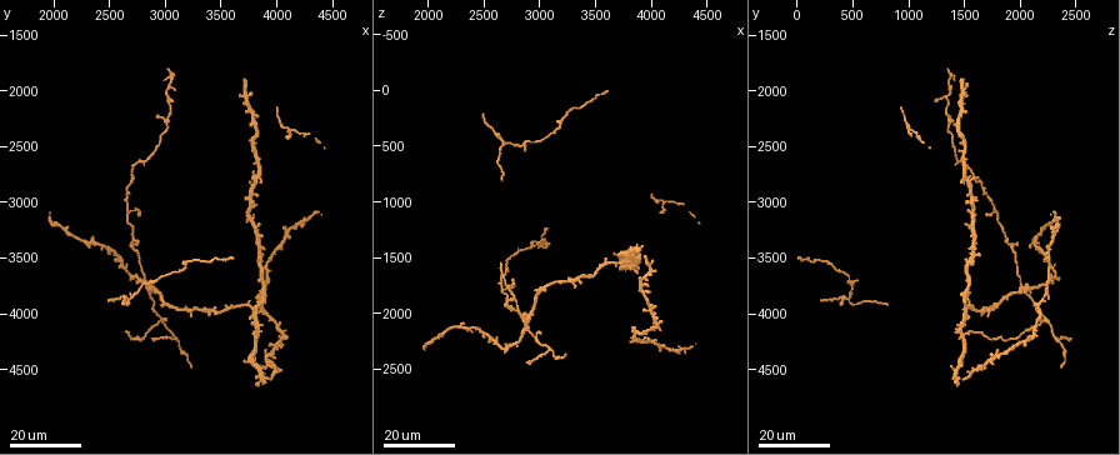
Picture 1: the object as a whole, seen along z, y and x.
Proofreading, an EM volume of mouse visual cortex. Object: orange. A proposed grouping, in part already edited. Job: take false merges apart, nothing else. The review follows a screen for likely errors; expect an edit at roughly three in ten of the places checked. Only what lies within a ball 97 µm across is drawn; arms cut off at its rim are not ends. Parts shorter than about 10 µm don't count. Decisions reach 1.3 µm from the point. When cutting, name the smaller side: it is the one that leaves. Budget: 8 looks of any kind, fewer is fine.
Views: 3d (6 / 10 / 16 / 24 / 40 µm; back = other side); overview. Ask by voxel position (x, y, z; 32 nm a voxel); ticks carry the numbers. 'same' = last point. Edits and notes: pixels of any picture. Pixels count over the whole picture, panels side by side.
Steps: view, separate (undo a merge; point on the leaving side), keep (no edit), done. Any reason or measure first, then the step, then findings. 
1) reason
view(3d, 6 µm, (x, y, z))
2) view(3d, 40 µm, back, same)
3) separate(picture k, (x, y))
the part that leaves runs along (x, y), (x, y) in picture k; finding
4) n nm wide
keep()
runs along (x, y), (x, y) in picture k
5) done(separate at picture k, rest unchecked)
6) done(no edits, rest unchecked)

three arms meet
view(3d, 16 µm, (2820, 2660, 1440))

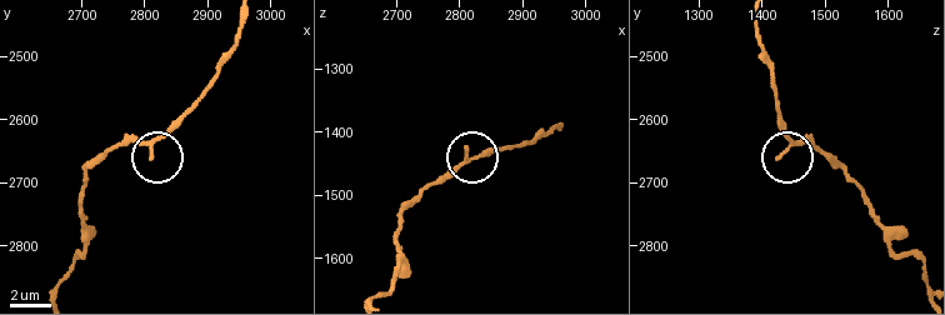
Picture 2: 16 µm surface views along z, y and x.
view(3d, 10 µm, (2815, 2630, 1445))

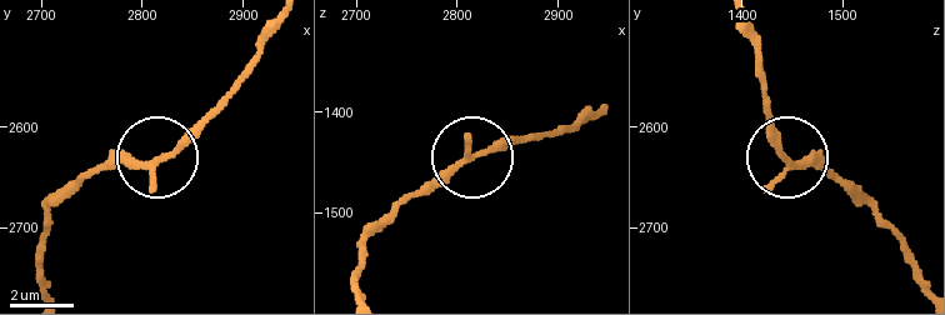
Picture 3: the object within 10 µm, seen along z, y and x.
3 arms
keep()
runs along (920, 268), (906, 244), (826, 163), (784, 153), (770, 109) in picture 3; one neuron here

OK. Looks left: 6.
a narrow waist
view(3d, 16 µm, (3020, 2260, 1340))

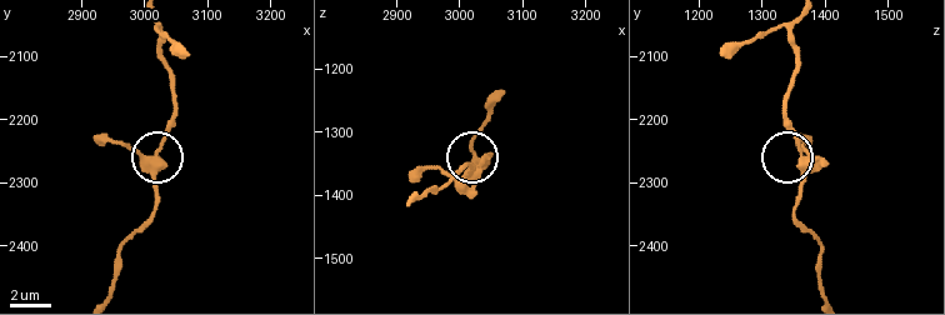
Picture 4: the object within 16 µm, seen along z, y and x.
view(3d, 6 µm, (3025, 2245, 1360))

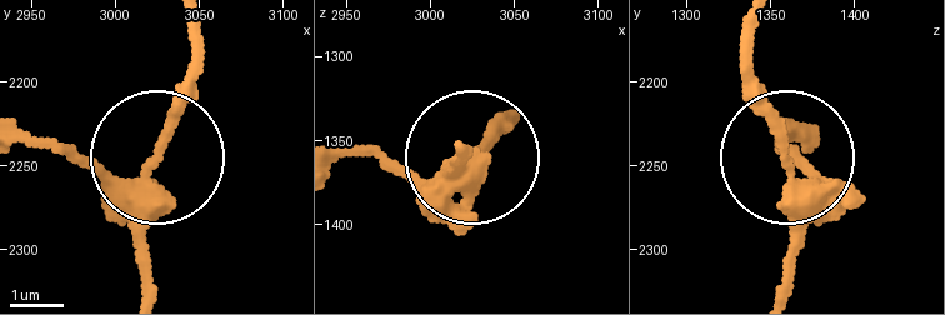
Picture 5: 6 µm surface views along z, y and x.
view(3d, 6 µm, back, (3024, 2242, 1358))

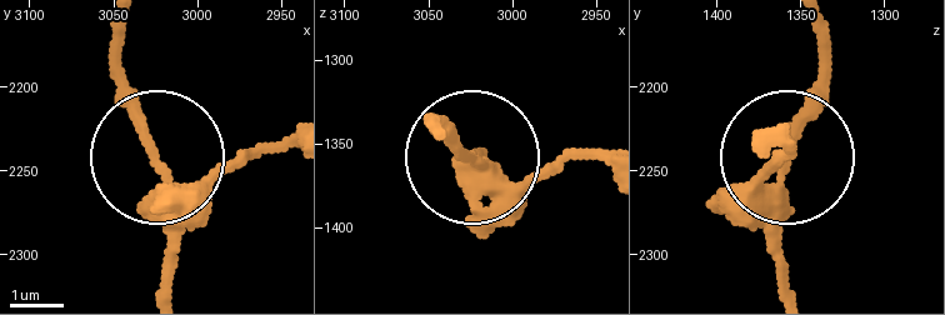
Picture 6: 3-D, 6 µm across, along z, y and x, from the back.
keep()
runs along (790, 281), (776, 188), (826, 58) in picture 6; all the same neuron

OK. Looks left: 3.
four-way junction
view(3d, 24 µm, (2700, 3880, 460))

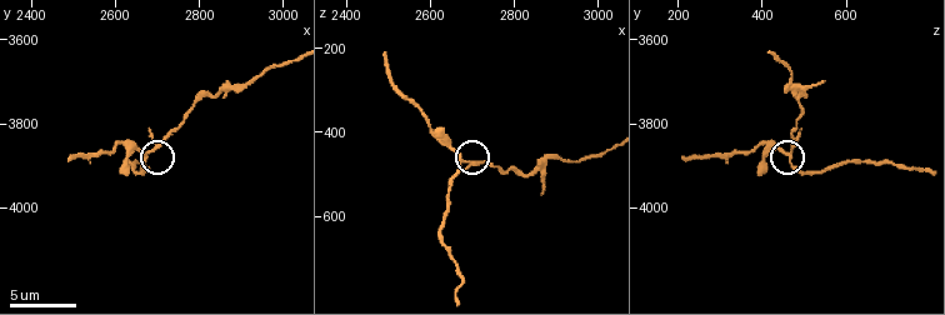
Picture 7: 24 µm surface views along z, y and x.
closer look
view(3d, 6 µm, (2675, 3865, 470))

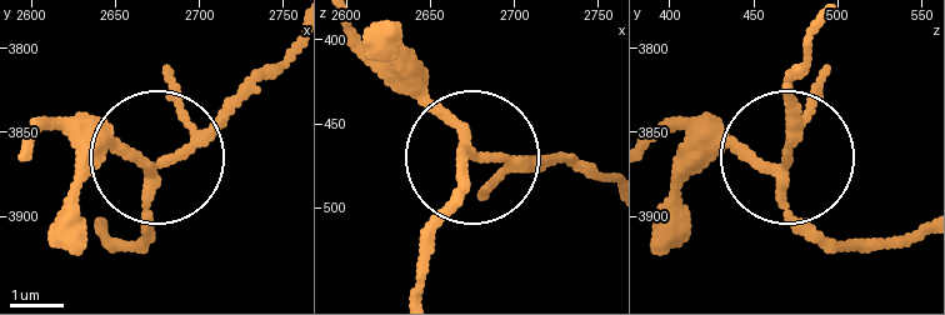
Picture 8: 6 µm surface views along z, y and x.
separate(picture 8, (173, 91))
the part that leaves runs along (160, 163), (195, 149), (294, 41) in picture 8; a second neuron is stuck on

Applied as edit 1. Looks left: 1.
done(separate at picture 8, rest unchecked)

